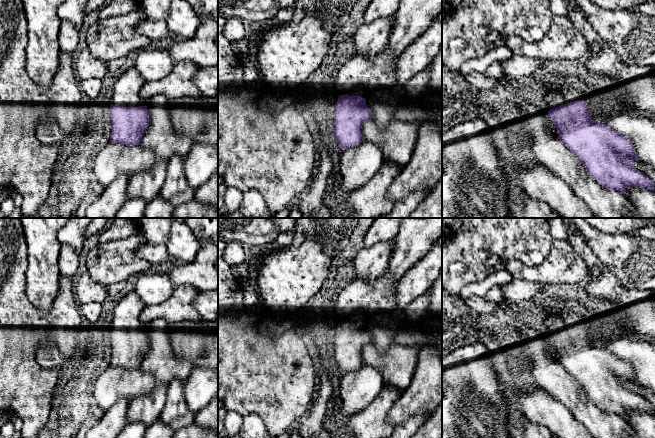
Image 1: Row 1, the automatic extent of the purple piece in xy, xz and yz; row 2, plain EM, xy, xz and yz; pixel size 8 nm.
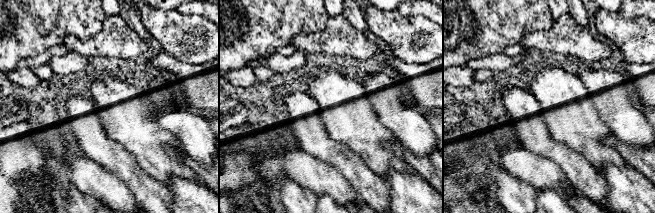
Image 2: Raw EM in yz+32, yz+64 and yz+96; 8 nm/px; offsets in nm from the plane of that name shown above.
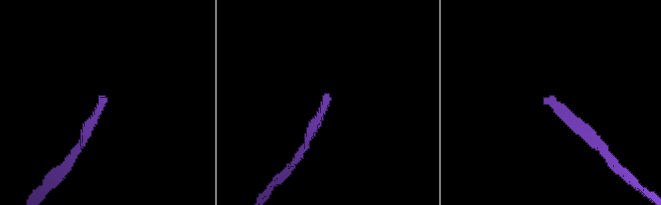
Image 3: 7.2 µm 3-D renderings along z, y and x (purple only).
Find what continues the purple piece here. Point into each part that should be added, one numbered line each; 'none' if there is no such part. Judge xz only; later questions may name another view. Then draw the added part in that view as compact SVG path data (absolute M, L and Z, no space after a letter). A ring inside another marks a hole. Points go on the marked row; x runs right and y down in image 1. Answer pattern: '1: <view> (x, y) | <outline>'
1: xz (359, 91) | M357 87L353 91L350 91L348 93L348 95L350 95L350 96L361 96L361 97L367 99L368 92L362 87Z

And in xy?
1: xy (126, 93) | M128 68L116 81L111 104L122 107L148 106L149 100L140 96L140 91L145 81L134 68Z

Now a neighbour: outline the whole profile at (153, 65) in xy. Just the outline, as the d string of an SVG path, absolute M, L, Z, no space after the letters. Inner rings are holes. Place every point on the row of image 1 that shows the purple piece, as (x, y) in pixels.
M163 45L160 49L141 51L133 67L147 82L165 78L172 71L174 65L174 61L169 56L168 46Z

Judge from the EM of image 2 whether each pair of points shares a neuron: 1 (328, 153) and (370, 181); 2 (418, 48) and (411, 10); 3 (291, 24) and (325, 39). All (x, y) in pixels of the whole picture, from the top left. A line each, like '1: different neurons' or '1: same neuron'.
1: same neuron
2: different neurons
3: different neurons

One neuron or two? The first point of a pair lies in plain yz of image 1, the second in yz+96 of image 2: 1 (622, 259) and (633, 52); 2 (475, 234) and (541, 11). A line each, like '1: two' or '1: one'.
1: one
2: one

